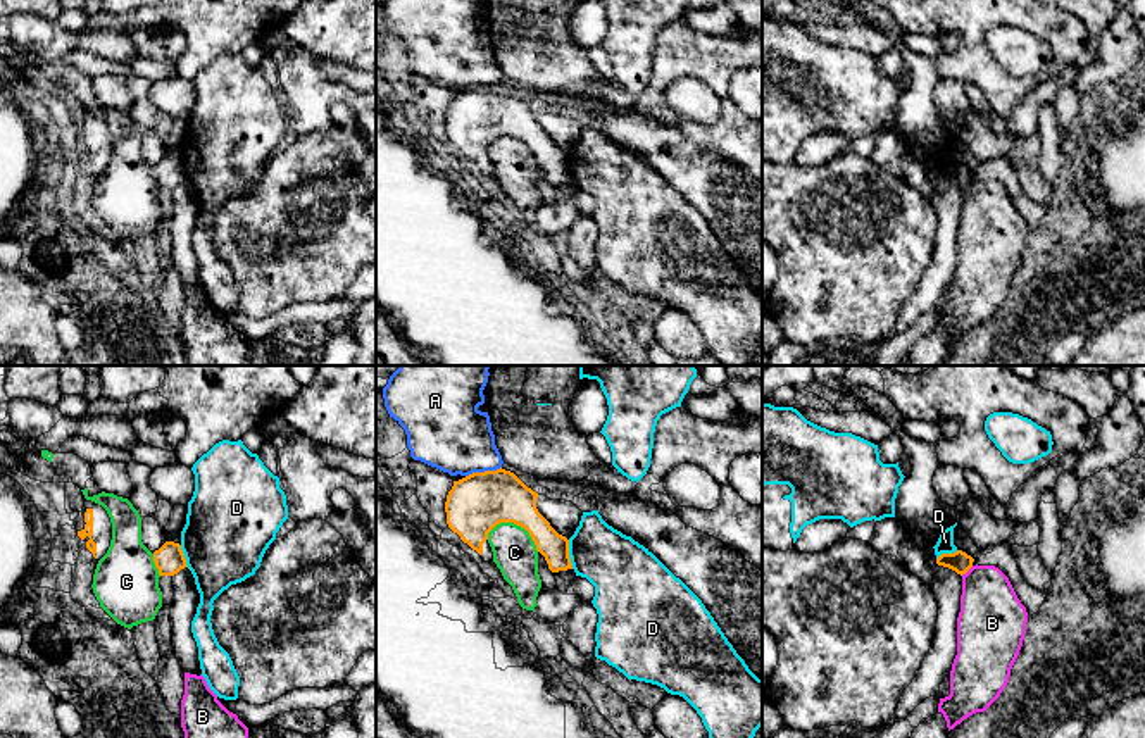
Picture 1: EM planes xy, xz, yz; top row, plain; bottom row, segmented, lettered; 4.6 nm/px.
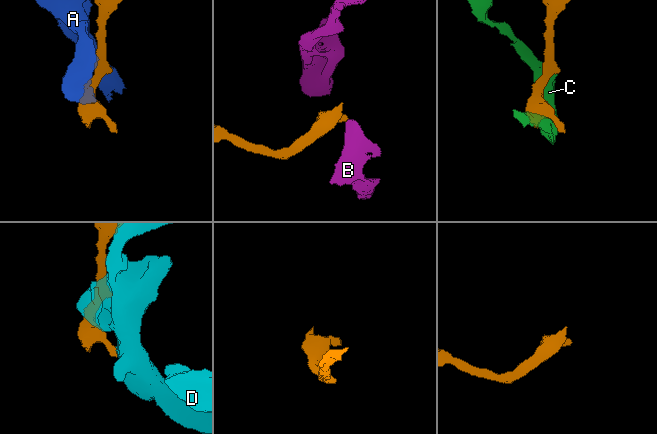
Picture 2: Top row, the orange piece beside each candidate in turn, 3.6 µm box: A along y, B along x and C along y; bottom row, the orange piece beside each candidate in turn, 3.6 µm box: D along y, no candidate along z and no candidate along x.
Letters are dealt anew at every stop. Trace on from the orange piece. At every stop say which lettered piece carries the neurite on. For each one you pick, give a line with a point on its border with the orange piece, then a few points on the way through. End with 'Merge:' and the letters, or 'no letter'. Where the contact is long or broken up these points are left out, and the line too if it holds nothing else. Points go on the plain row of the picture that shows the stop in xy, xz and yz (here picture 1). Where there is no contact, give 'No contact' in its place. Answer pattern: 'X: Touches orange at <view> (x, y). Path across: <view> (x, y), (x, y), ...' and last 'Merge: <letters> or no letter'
Merge: no letter

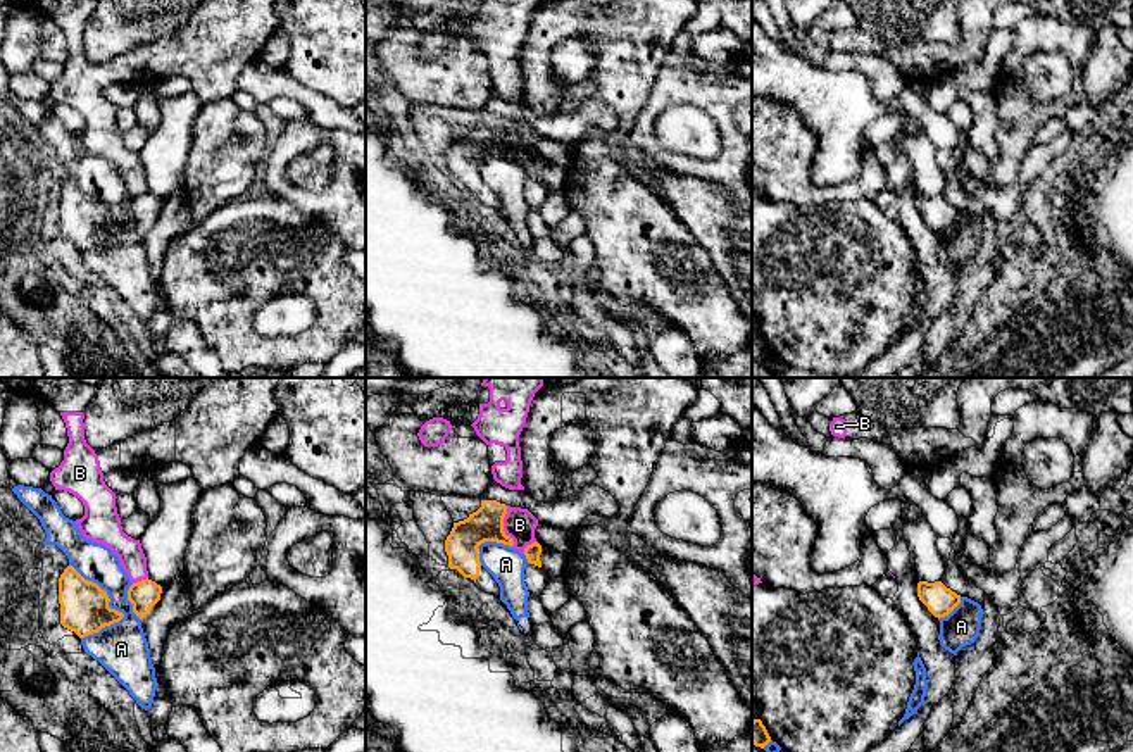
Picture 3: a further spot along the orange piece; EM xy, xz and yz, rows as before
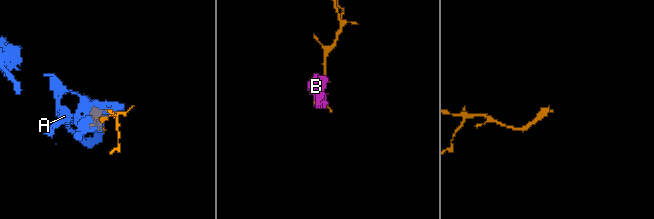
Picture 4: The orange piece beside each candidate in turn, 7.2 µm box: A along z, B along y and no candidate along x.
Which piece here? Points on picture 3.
Merge: no letter

